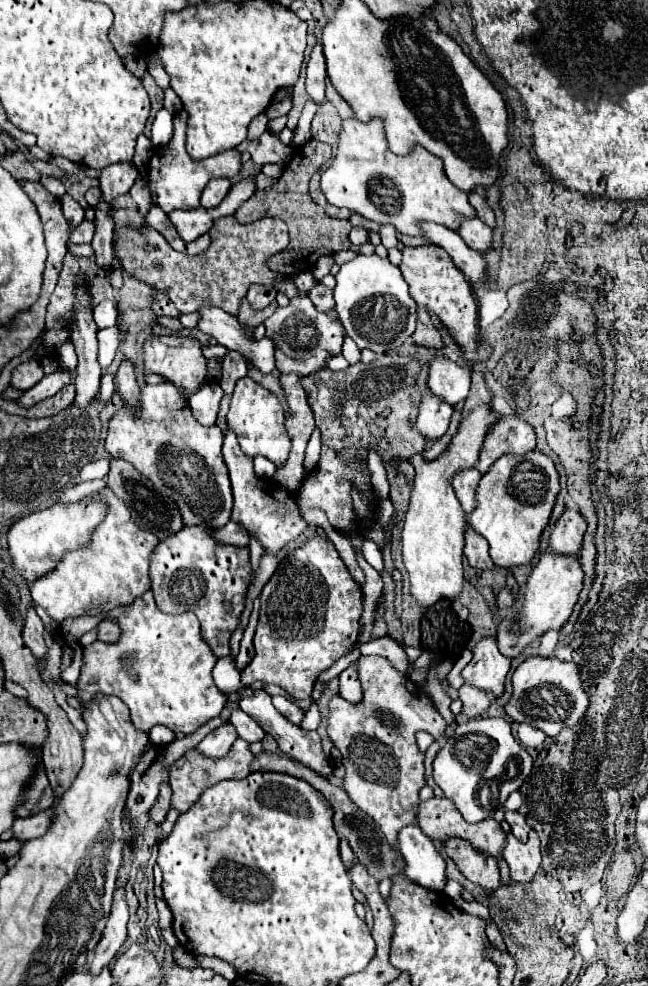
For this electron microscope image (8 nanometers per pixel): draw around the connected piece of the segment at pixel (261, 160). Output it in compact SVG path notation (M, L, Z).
M268 131L256 141L242 141L236 149L240 153L248 151L256 165L266 165L266 163L286 165L290 161L290 155L292 155L292 149L286 147L276 135L272 135Z

